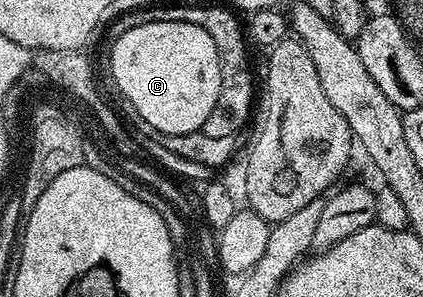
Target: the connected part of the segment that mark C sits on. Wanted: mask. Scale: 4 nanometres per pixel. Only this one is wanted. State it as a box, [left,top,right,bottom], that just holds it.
[110,22,222,136]

